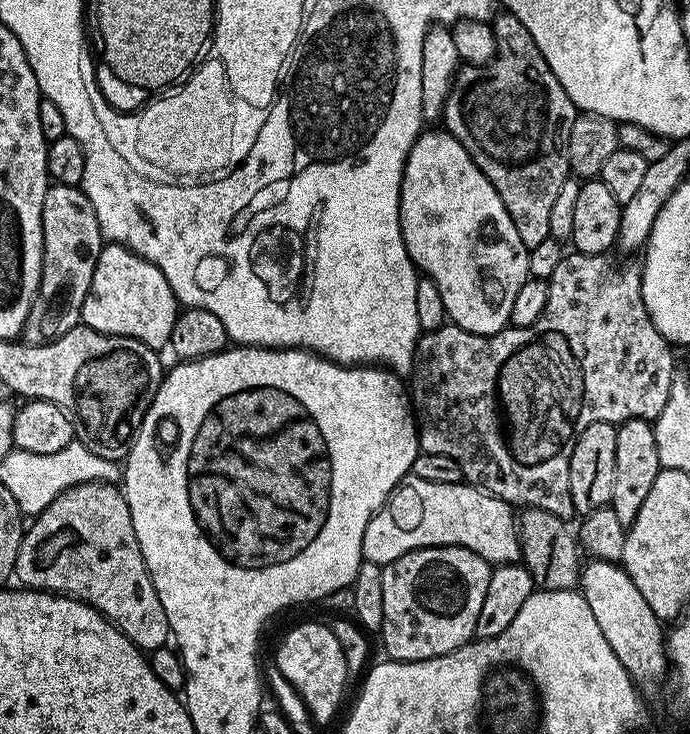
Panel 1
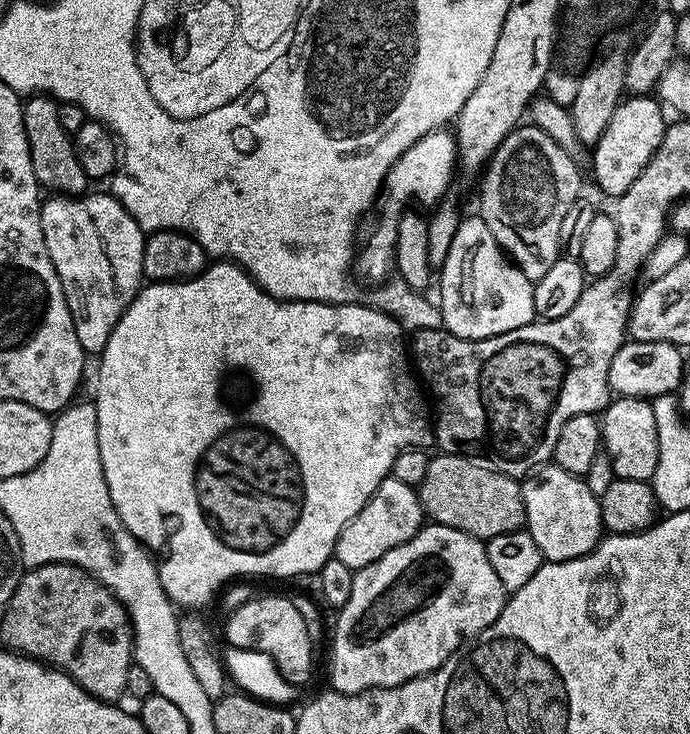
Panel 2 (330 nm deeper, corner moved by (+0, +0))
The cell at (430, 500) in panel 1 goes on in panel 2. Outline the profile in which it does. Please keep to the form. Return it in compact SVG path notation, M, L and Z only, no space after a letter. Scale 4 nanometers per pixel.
M391 478L383 480L366 506L362 506L362 510L358 510L358 514L354 514L352 521L342 530L336 543L334 559L354 570L370 566L378 562L382 554L394 550L394 546L410 542L410 538L414 538L414 534L418 534L425 523L424 507L420 504L417 489Z

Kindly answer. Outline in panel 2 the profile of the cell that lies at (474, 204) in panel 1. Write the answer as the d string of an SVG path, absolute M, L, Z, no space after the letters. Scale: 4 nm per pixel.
M472 214L469 220L468 217L461 219L458 234L454 234L454 242L450 242L450 254L446 254L446 262L438 270L438 284L439 280L438 307L443 327L463 340L485 340L510 330L518 330L537 319L533 281L528 280L519 266L512 263L494 234L490 234L490 226L486 226L479 215Z

